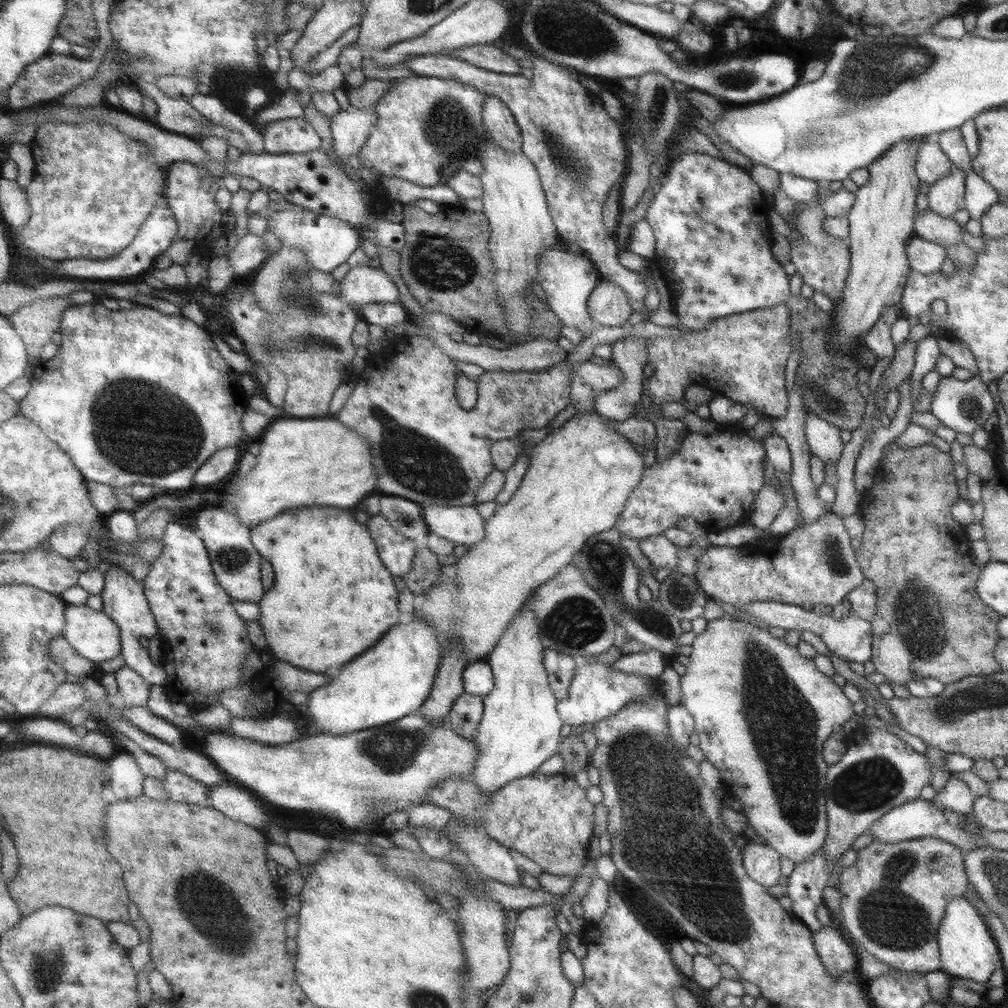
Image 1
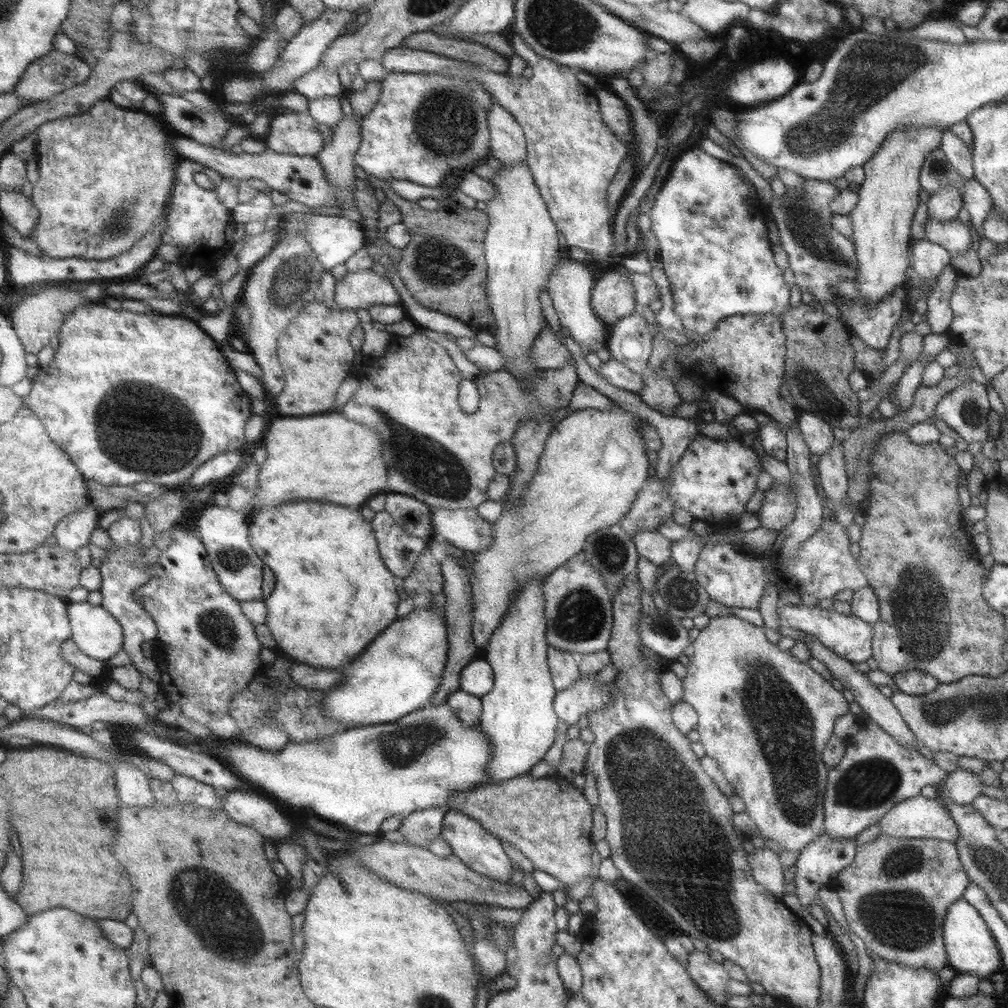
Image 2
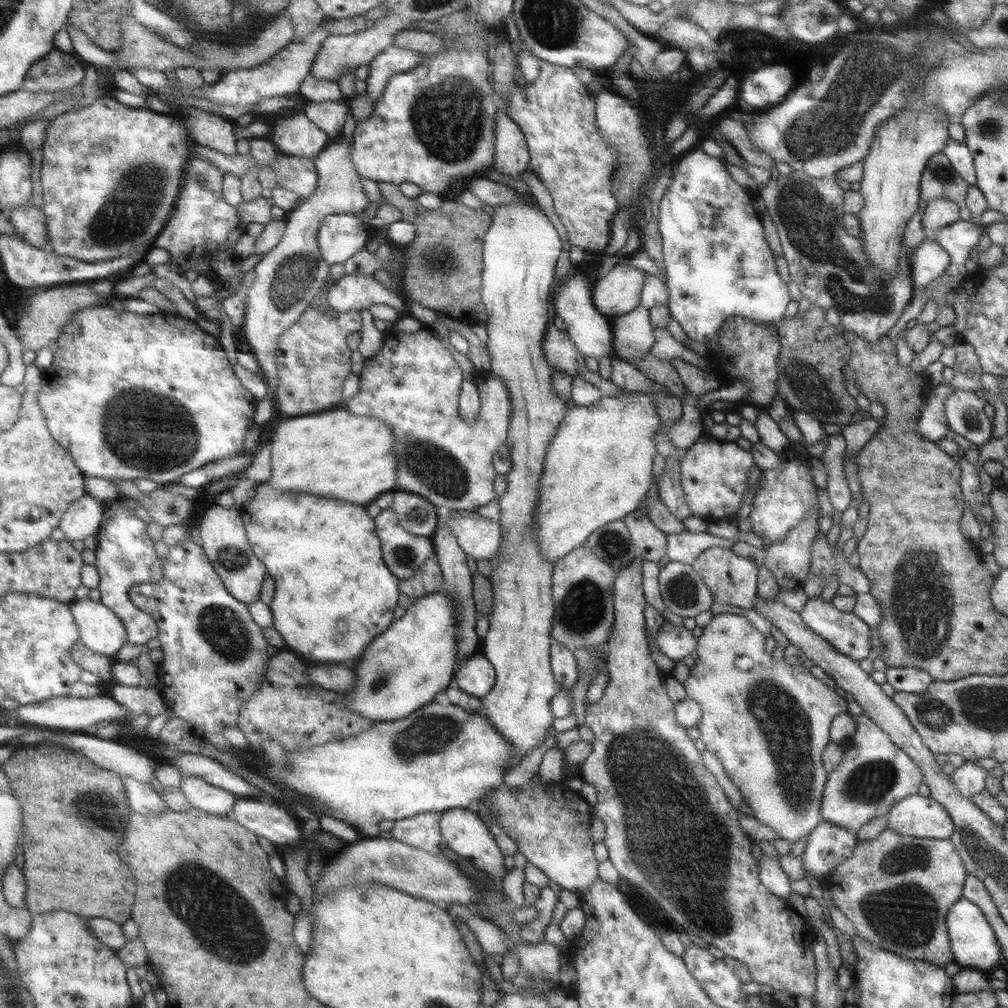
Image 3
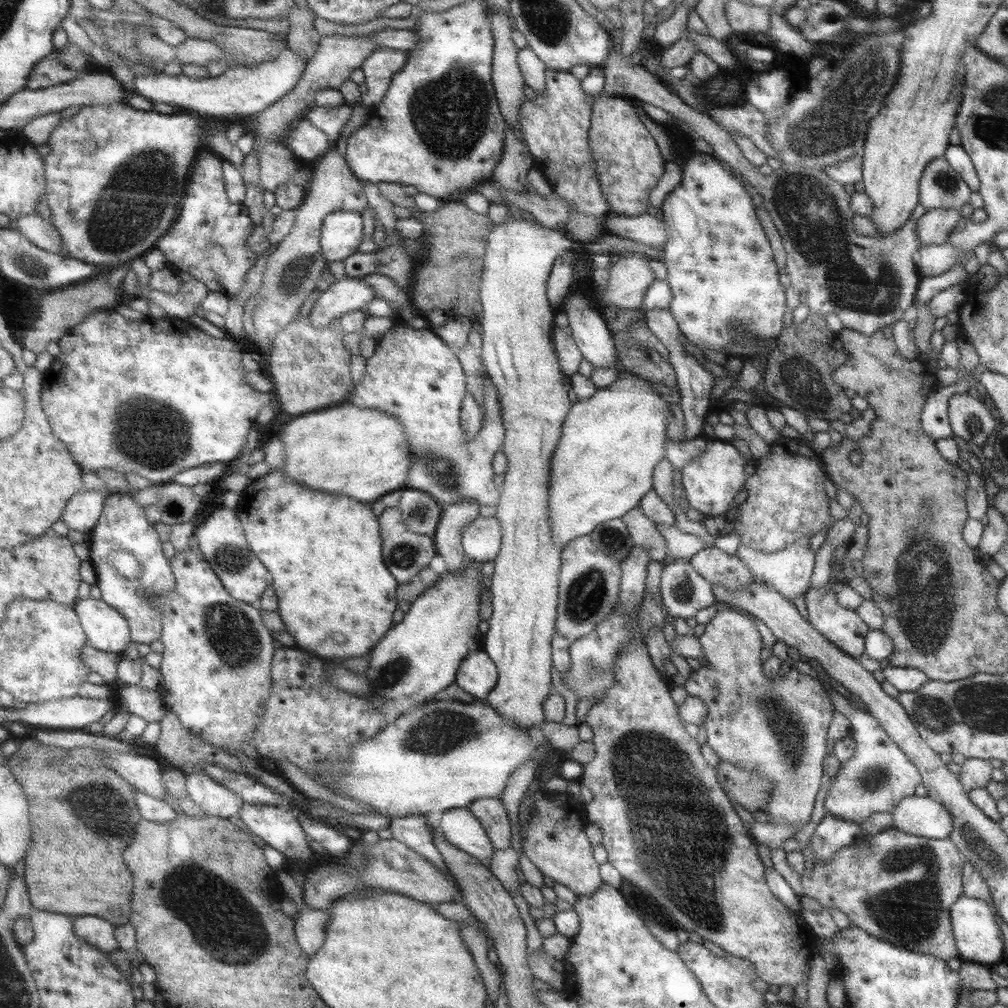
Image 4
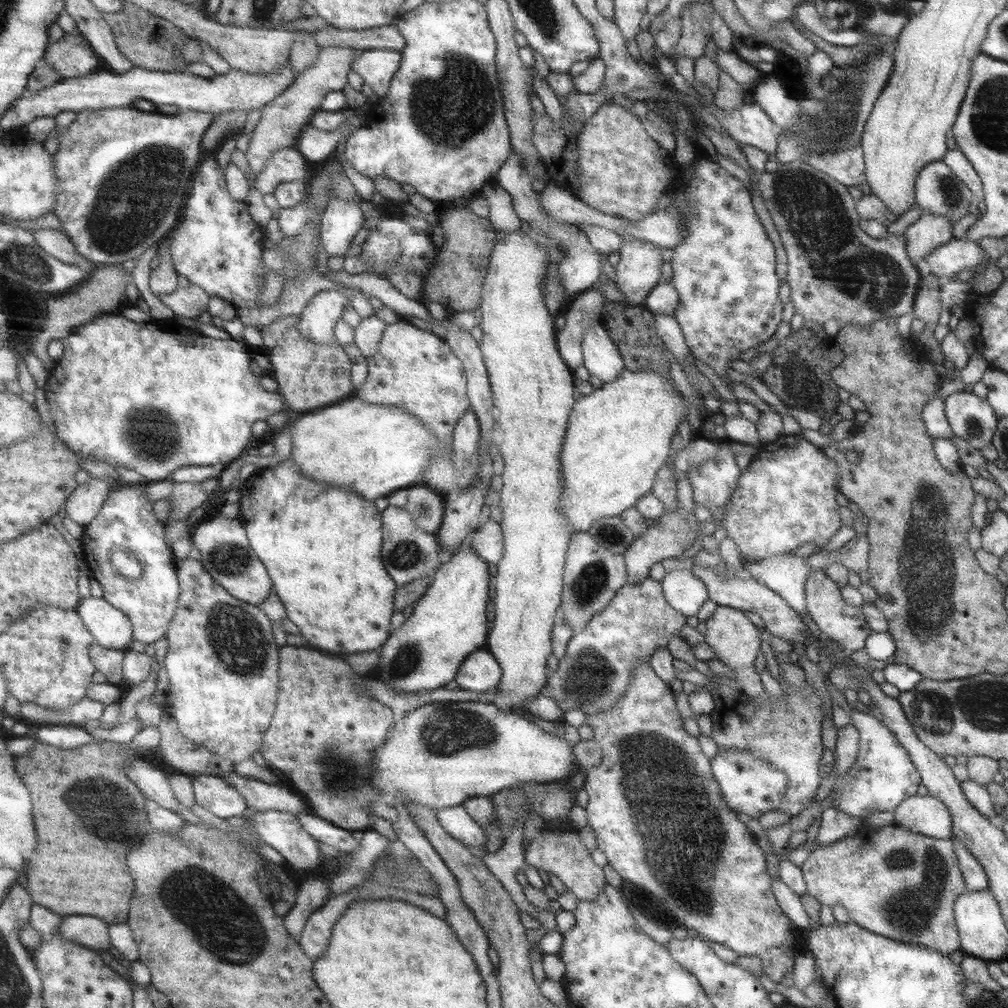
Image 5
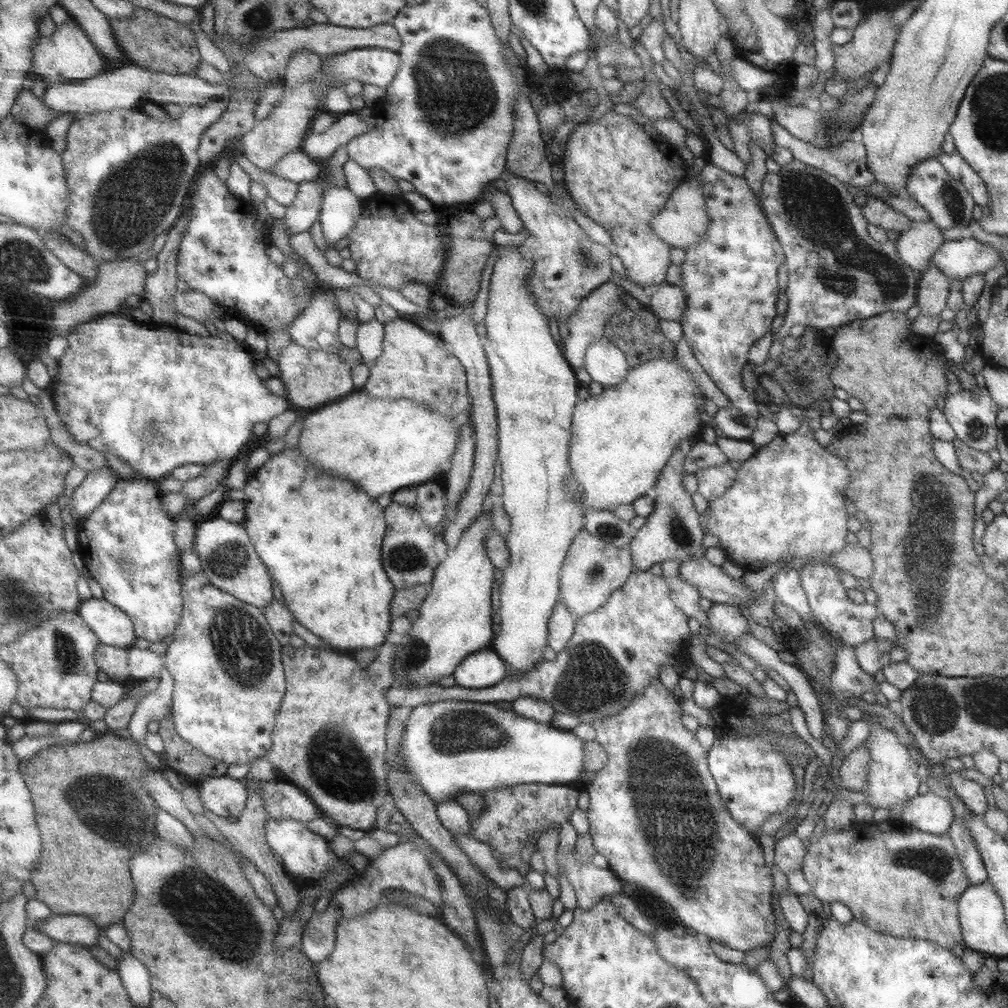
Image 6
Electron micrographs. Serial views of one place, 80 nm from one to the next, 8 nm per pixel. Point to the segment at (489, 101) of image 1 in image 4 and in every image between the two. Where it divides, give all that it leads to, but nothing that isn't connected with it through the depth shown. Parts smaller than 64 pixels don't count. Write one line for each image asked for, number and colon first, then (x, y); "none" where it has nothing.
2: (508, 145)
3: (512, 157)
4: (511, 171)

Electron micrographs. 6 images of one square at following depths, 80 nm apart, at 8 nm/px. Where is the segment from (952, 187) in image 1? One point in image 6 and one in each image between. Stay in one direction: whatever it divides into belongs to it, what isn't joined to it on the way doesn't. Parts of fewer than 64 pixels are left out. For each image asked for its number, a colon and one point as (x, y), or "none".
2: (945, 205)
3: (939, 213)
4: (934, 227)
5: (930, 231)
6: (916, 246)

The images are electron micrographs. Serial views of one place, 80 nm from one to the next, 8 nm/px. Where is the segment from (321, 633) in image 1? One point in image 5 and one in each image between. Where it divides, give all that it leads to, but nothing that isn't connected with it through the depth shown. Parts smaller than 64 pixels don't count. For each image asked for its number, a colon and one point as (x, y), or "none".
2: (334, 595)
3: (334, 593)
4: (324, 552)
5: (321, 544)

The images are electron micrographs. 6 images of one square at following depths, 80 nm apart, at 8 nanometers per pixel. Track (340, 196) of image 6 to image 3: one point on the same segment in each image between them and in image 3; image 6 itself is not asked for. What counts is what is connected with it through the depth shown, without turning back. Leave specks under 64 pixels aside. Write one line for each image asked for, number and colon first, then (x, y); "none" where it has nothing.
3: (340, 236)
4: (341, 234)
5: (342, 220)

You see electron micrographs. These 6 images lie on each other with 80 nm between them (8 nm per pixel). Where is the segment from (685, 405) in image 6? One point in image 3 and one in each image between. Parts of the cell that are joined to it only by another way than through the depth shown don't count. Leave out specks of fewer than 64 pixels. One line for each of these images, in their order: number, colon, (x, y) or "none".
3: (598, 468)
4: (602, 466)
5: (618, 437)

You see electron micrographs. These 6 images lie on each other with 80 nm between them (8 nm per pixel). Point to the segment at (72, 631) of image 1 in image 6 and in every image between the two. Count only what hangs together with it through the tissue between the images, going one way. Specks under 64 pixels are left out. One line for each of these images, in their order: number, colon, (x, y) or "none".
2: (99, 633)
3: (103, 630)
4: (109, 630)
5: (113, 628)
6: (115, 627)

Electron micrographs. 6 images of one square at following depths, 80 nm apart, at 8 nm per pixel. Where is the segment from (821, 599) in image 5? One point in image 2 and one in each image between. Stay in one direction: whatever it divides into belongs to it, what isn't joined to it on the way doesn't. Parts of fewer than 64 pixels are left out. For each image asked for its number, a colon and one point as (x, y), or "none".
2: (850, 637)
3: (845, 631)
4: (843, 627)

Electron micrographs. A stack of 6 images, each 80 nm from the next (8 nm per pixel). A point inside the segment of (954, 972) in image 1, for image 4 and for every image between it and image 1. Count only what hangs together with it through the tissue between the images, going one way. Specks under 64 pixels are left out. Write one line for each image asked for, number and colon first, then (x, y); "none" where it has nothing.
2: (972, 949)
3: (974, 943)
4: (979, 938)

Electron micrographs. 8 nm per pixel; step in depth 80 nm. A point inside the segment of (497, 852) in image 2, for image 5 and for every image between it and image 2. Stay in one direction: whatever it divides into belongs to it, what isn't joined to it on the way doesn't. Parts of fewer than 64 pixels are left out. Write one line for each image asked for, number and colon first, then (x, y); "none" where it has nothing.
3: (462, 830)
4: (459, 826)
5: (456, 821)

